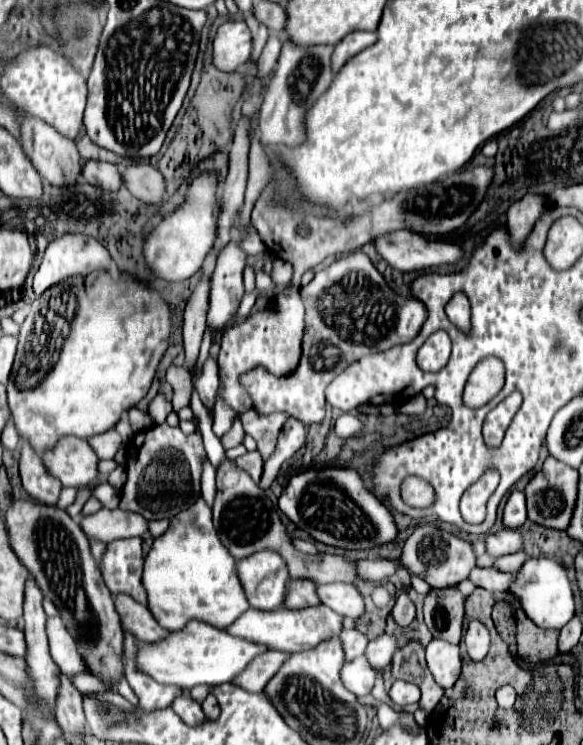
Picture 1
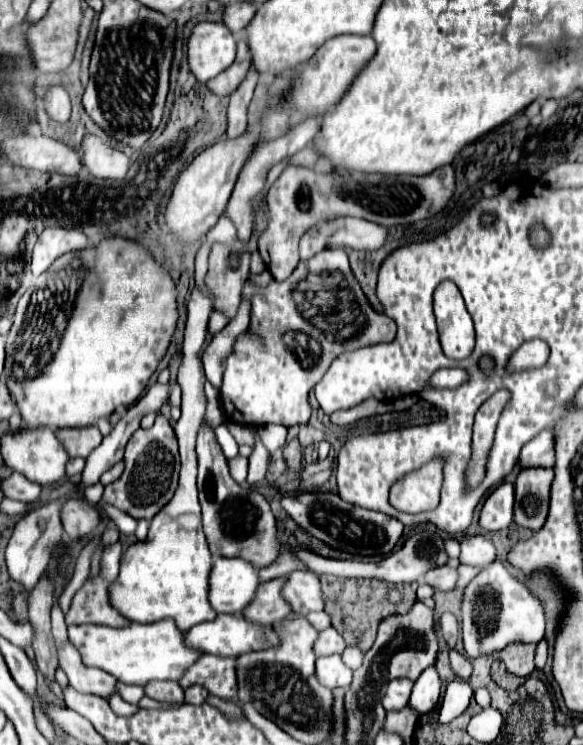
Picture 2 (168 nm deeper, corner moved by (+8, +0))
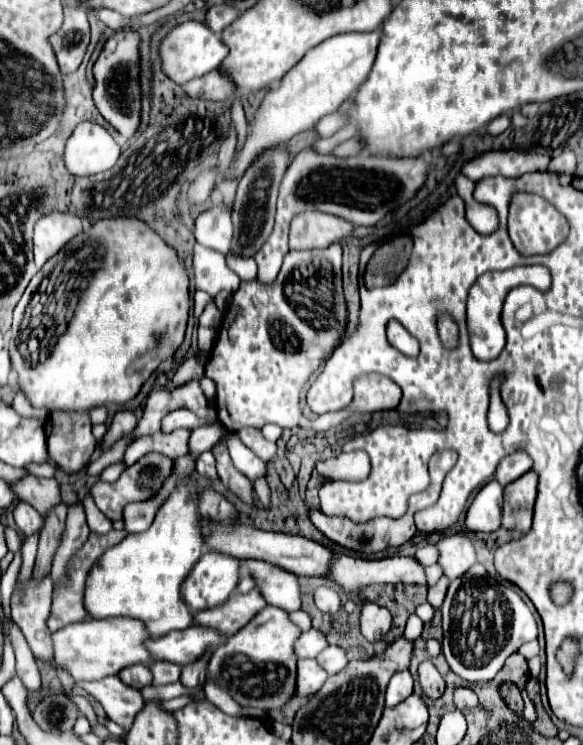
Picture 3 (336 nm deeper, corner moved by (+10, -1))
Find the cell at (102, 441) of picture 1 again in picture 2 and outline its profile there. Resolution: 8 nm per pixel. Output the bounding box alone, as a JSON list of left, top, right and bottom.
[56,426,102,458]

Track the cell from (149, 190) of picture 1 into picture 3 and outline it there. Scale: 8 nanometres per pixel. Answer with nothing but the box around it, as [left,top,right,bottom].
[64,123,120,175]

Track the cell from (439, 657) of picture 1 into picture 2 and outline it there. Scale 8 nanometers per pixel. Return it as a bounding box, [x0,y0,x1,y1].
[410,666,442,714]

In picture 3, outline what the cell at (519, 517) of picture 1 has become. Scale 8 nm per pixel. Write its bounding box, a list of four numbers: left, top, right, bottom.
[466,481,502,533]

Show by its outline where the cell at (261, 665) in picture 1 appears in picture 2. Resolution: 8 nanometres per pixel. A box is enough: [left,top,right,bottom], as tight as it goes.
[180,654,238,698]

